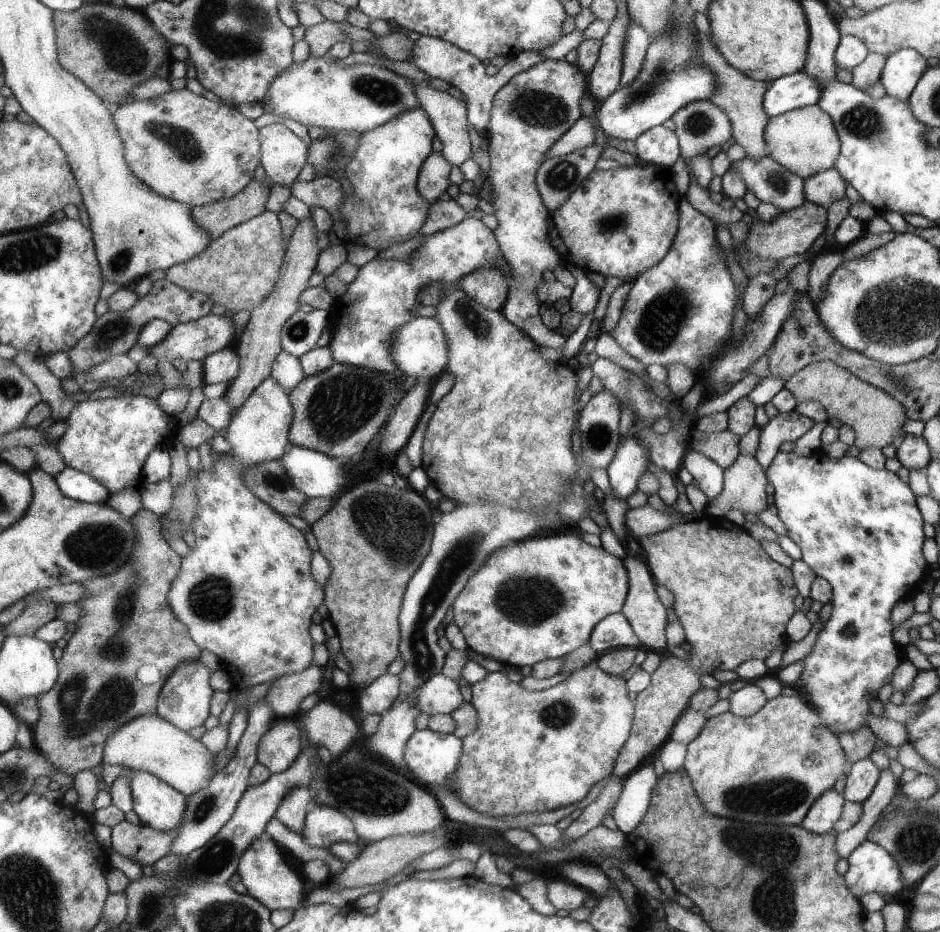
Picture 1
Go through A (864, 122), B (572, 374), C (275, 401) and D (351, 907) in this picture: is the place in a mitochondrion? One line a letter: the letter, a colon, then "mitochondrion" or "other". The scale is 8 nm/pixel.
A: mitochondrion
B: other
C: other
D: other

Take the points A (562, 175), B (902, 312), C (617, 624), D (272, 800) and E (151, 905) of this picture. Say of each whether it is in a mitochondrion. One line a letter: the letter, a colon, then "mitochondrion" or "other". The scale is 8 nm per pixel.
A: mitochondrion
B: mitochondrion
C: other
D: other
E: mitochondrion

